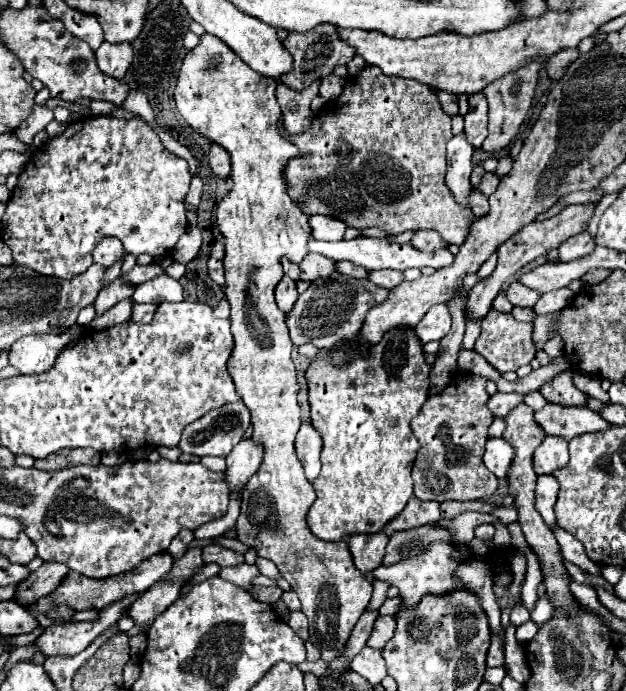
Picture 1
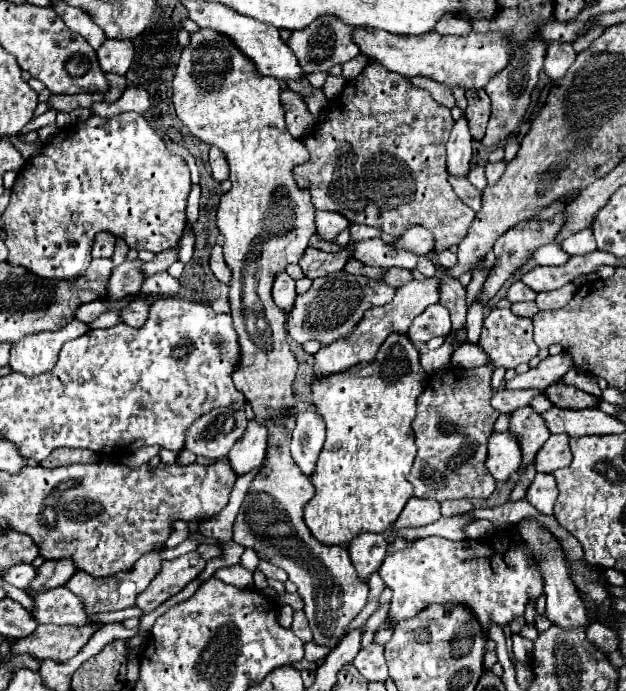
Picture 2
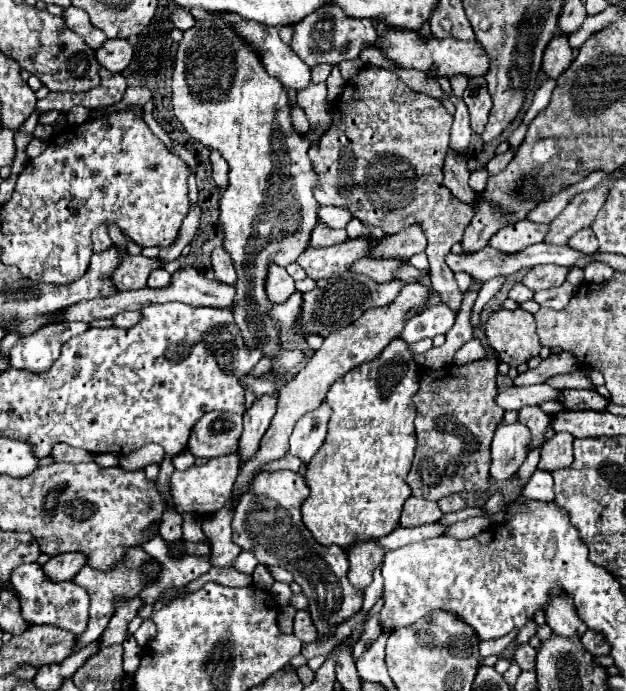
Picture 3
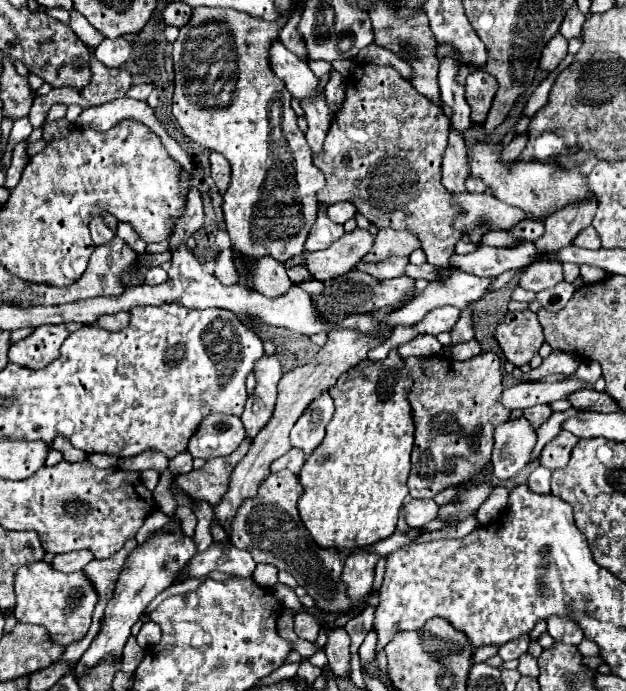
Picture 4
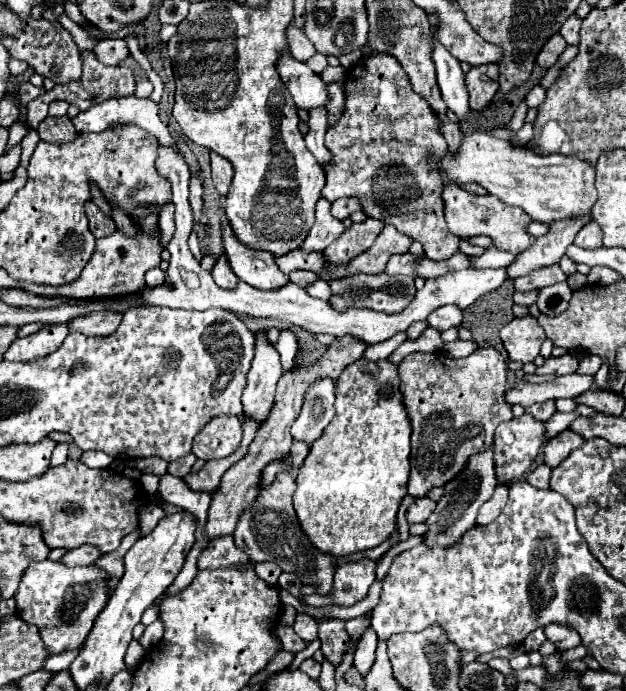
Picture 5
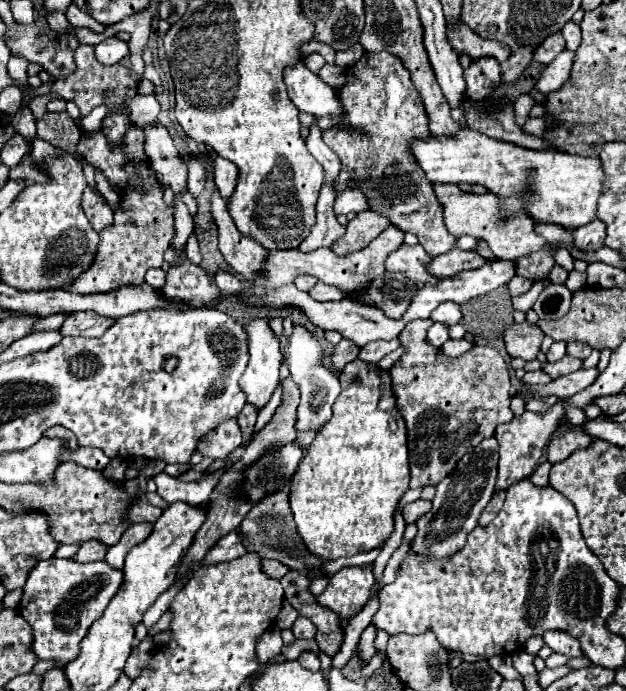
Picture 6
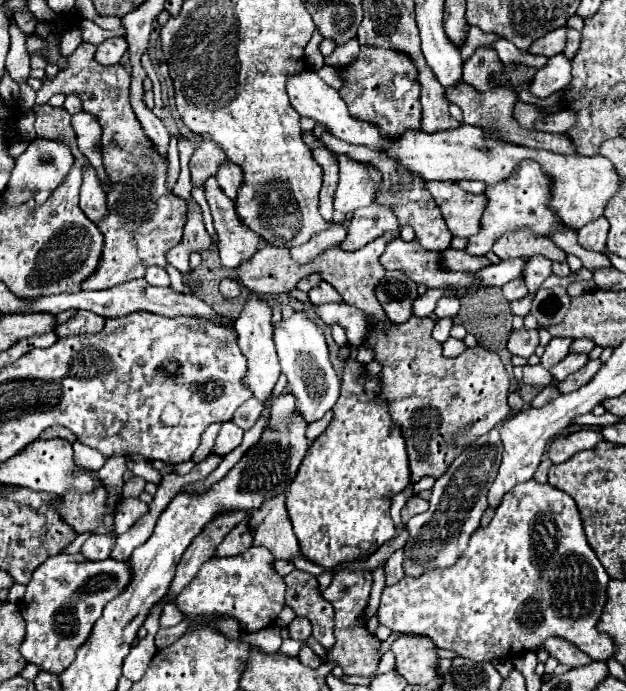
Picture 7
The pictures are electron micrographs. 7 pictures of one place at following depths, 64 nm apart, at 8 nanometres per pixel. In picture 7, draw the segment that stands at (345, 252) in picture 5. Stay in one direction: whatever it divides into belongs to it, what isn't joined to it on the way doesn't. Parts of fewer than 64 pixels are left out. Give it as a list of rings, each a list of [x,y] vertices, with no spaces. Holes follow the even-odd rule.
[[[374,202],[354,212],[354,218],[348,224],[348,236],[340,242],[340,248],[350,250],[350,252],[360,250],[370,240],[382,236],[388,230],[398,230],[396,216],[392,214],[392,210]]]

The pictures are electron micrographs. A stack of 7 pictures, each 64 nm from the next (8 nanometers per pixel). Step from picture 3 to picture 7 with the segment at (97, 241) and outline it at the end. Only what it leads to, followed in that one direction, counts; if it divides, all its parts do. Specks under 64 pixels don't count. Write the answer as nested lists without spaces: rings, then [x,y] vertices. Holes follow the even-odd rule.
[[[92,166],[84,168],[82,172],[84,172],[84,184],[80,188],[80,208],[94,224],[98,224],[104,216],[108,216],[106,194],[102,192]]]

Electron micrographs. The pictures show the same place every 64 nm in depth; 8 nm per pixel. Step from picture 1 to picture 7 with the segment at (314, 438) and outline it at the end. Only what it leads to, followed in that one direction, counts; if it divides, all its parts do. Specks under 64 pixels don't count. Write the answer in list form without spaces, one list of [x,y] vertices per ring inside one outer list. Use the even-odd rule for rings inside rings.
[[[294,312],[290,320],[282,320],[274,326],[274,342],[278,348],[282,374],[286,374],[288,388],[296,396],[296,408],[300,416],[304,416],[308,424],[320,420],[340,396],[340,380],[330,364],[330,354],[322,328],[308,320],[304,312]]]

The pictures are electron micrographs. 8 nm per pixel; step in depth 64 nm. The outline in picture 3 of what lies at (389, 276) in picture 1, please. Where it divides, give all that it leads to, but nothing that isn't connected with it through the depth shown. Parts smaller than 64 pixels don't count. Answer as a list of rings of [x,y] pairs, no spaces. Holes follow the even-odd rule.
[[[402,264],[402,268],[396,268],[396,276],[394,276],[394,278],[404,280],[404,282],[416,282],[418,276],[420,276],[420,272],[418,272],[414,266]]]

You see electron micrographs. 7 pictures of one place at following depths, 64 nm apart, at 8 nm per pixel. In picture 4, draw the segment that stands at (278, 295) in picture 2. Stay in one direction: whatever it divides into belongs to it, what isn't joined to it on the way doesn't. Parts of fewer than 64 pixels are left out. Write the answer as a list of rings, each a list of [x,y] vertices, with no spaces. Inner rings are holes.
[[[264,256],[256,260],[248,270],[252,274],[254,288],[268,298],[282,296],[292,286],[292,280],[288,278],[286,268],[280,262],[276,262],[272,256]]]

